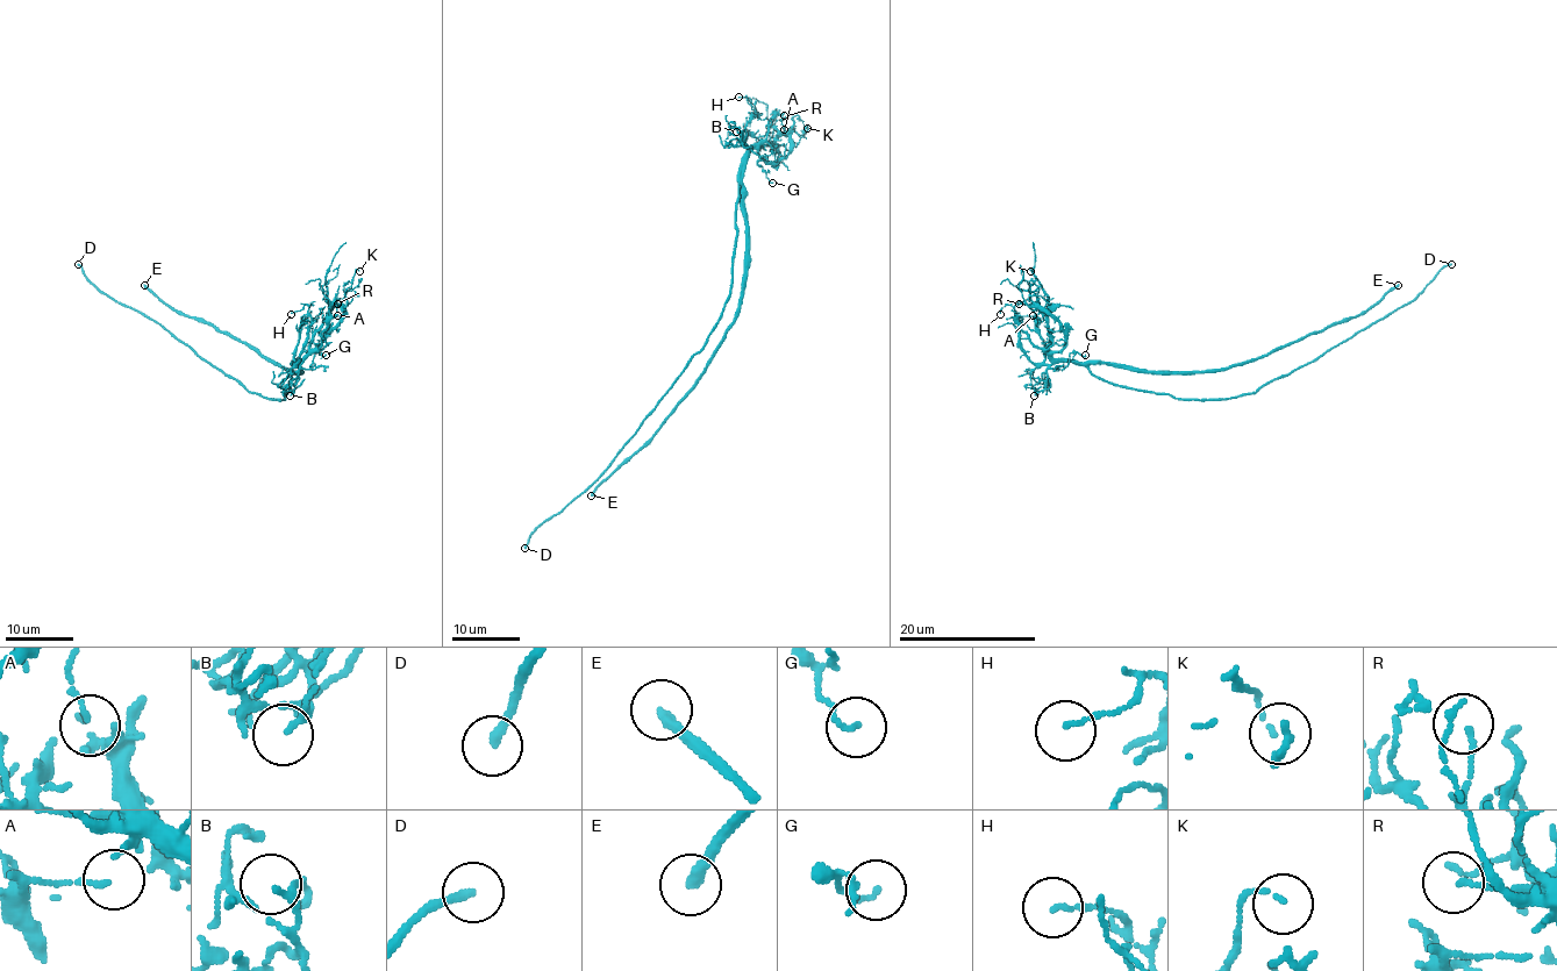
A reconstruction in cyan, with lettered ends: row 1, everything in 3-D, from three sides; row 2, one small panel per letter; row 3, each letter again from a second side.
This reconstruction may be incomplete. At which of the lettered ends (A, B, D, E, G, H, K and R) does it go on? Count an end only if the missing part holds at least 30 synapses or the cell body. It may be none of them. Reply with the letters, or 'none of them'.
D, E

